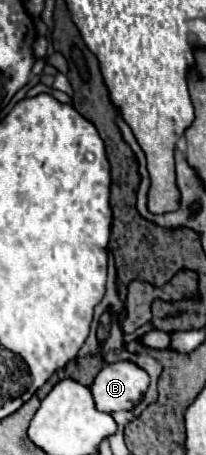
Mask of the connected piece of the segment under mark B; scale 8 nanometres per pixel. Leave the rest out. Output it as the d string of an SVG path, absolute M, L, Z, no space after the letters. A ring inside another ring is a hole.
M119 361L105 365L93 385L91 393L95 399L95 407L103 413L113 411L129 411L137 405L147 391L149 375L129 361Z

